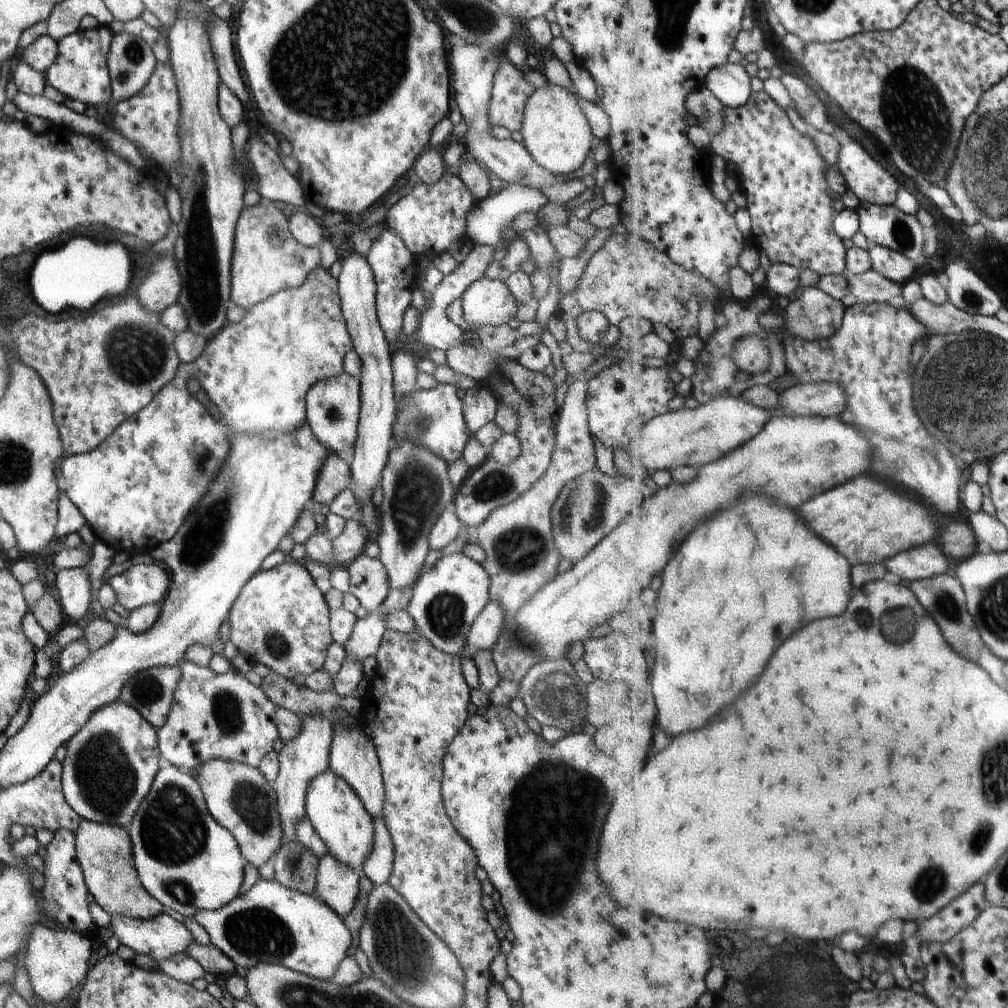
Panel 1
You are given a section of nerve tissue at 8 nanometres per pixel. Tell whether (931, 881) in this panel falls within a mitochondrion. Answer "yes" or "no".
yes

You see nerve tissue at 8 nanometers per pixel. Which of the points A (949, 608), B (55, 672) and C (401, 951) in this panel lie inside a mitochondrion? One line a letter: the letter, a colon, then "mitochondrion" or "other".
A: mitochondrion
B: other
C: mitochondrion

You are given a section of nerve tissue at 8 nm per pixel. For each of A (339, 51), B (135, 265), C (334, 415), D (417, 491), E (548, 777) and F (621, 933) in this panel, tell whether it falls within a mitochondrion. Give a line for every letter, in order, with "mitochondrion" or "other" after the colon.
A: mitochondrion
B: other
C: mitochondrion
D: mitochondrion
E: mitochondrion
F: other

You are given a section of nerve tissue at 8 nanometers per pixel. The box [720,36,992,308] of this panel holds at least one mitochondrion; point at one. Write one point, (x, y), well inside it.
(919, 124)

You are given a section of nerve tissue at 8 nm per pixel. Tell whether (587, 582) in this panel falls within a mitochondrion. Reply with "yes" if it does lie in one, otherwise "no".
no

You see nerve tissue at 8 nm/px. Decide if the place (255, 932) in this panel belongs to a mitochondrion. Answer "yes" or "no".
yes

